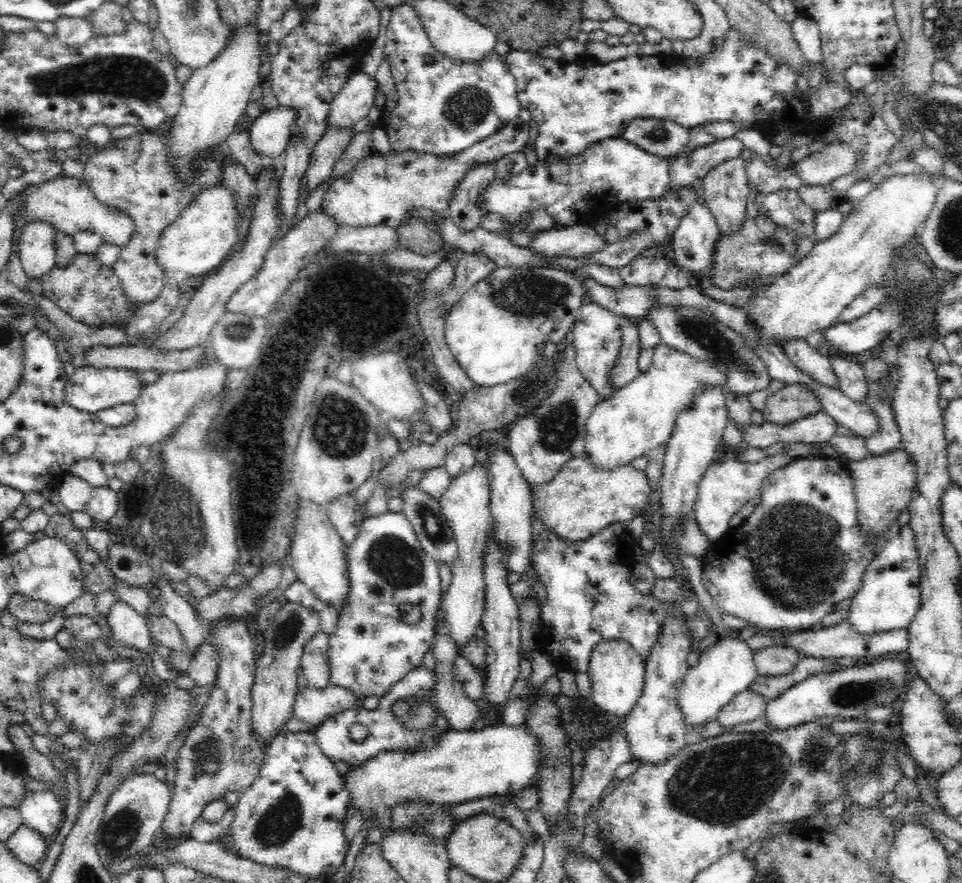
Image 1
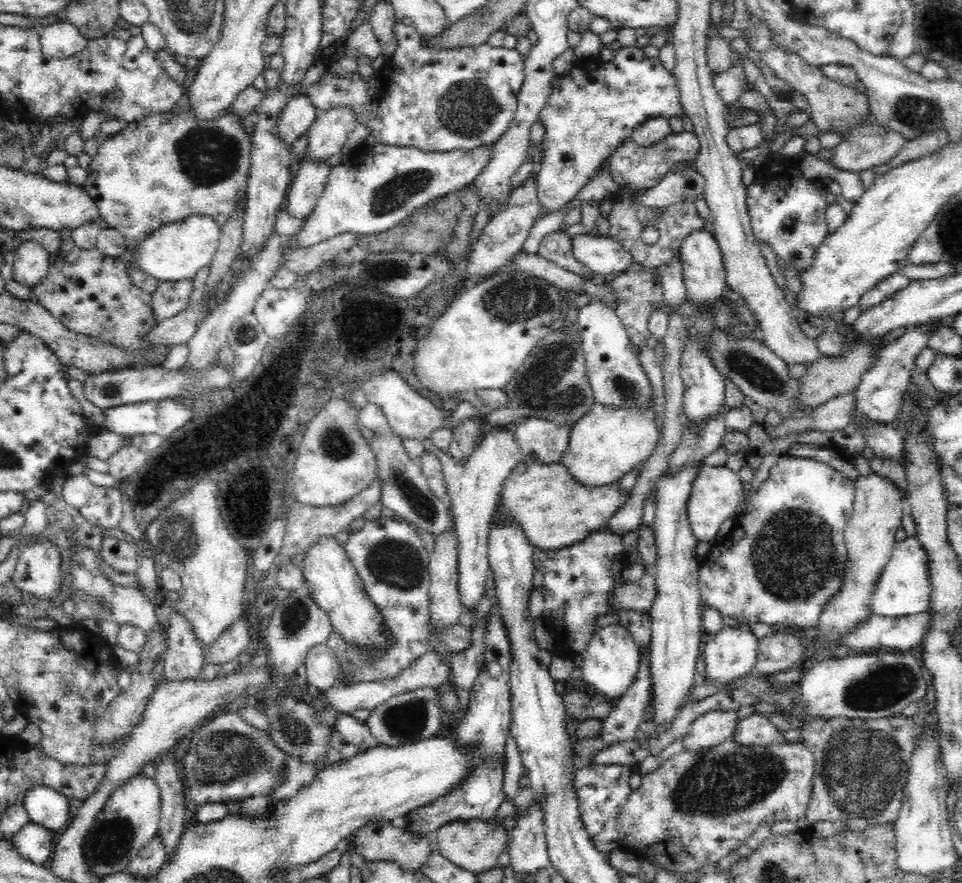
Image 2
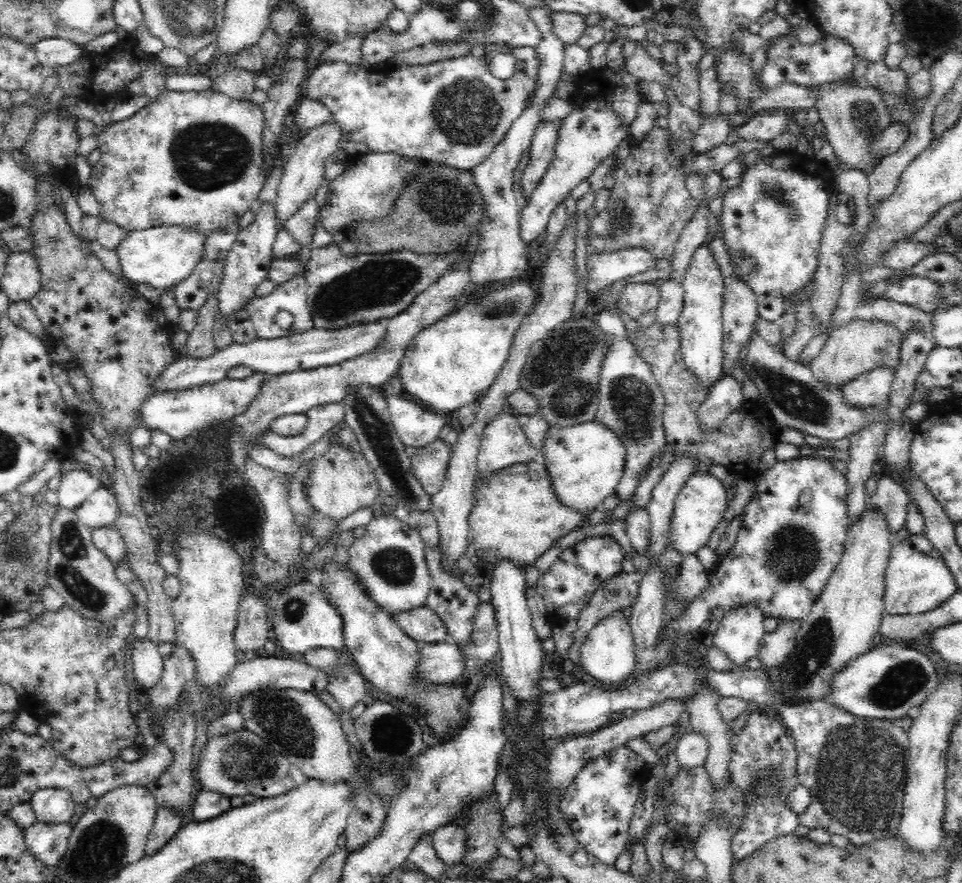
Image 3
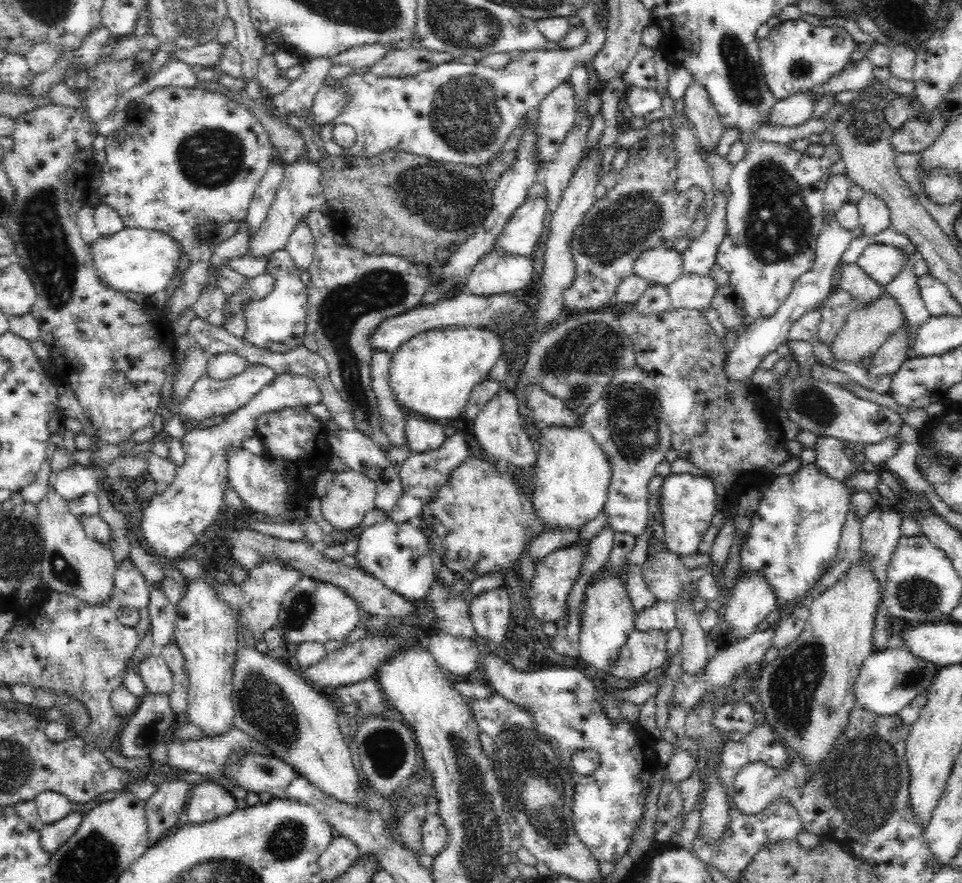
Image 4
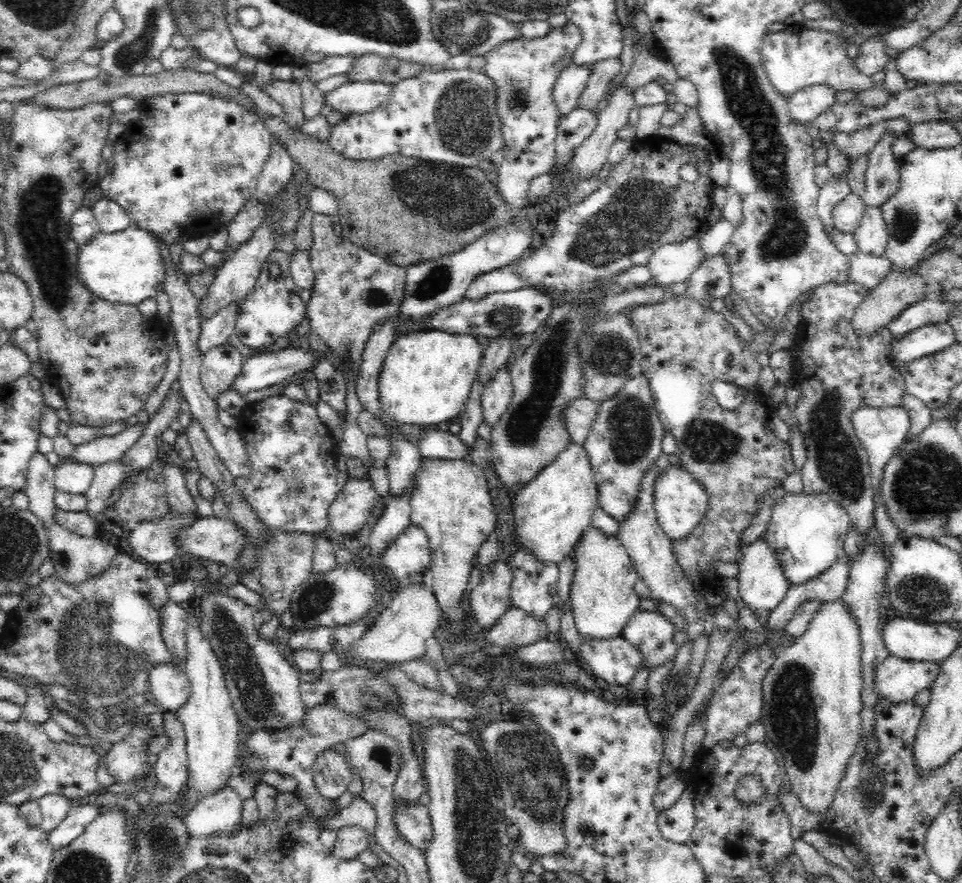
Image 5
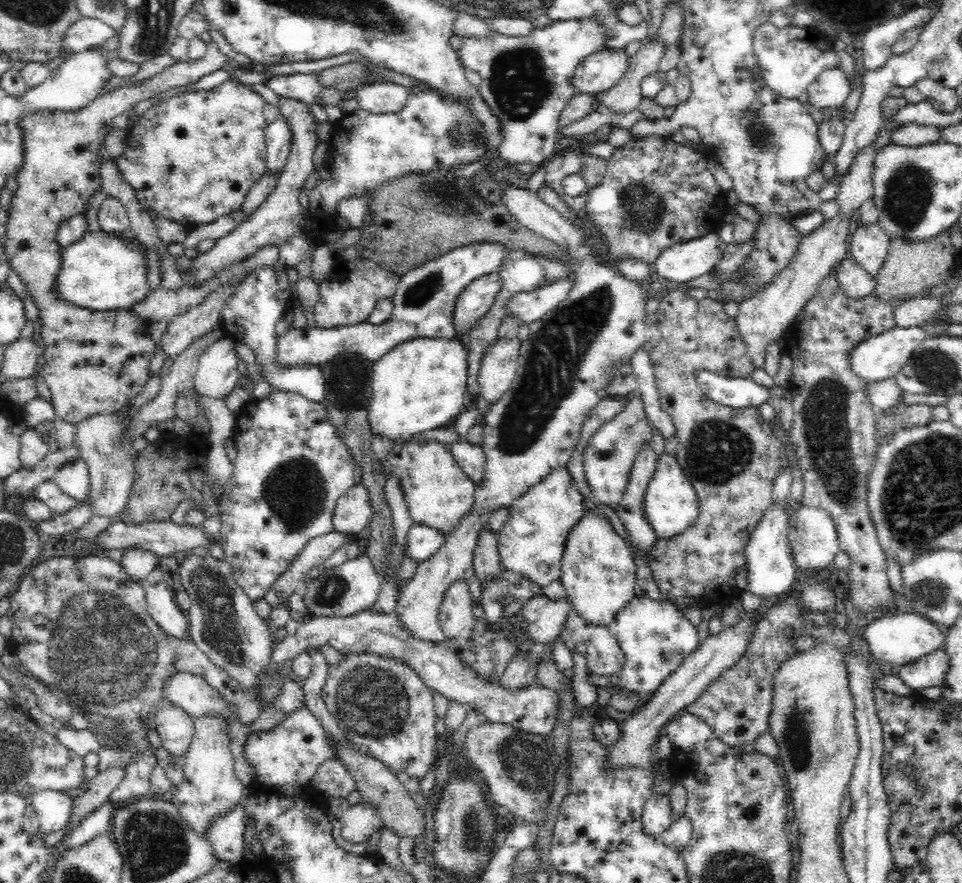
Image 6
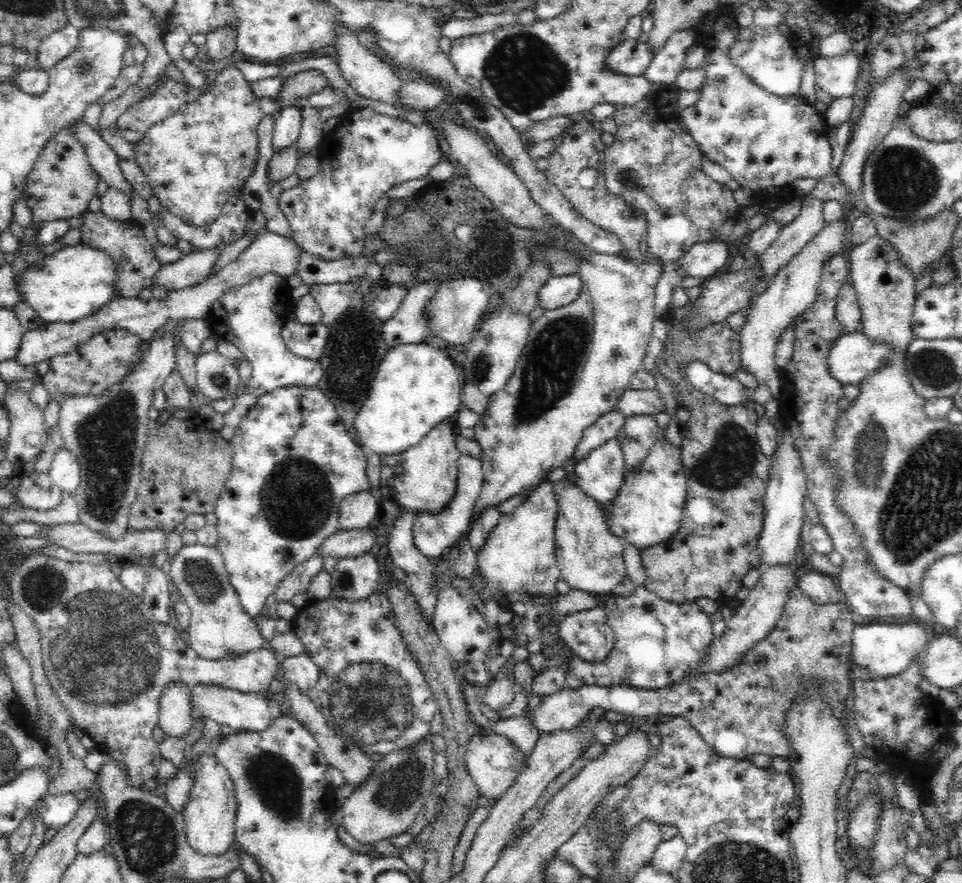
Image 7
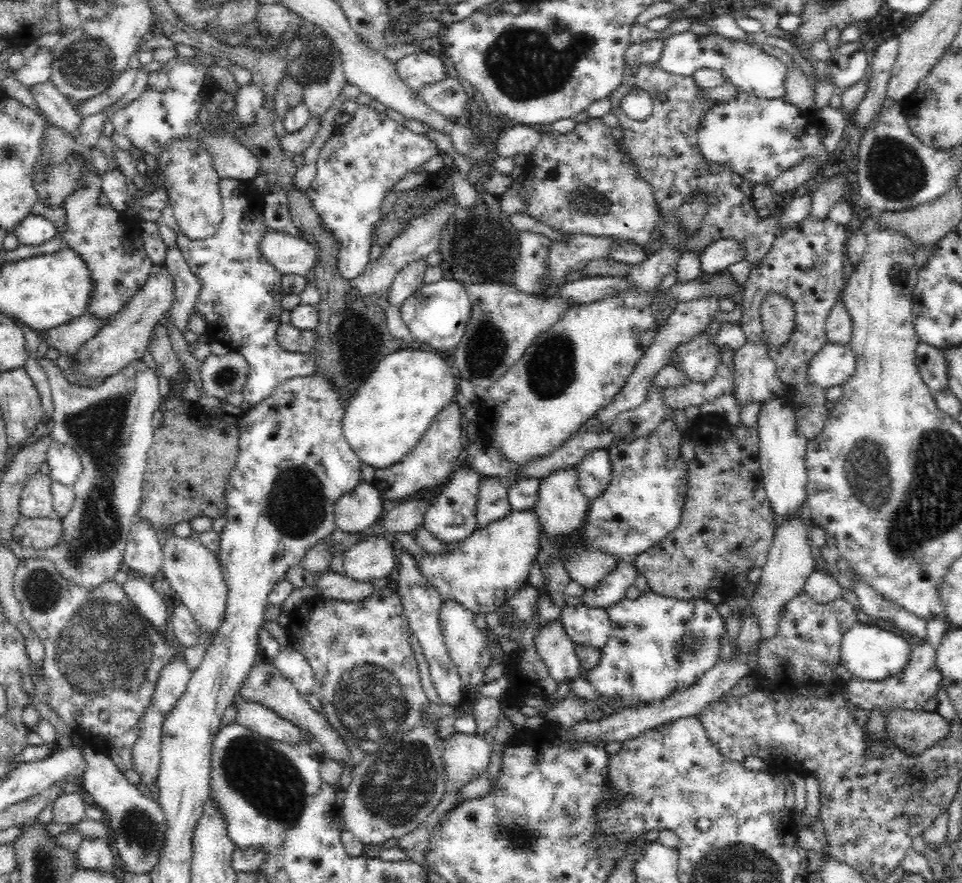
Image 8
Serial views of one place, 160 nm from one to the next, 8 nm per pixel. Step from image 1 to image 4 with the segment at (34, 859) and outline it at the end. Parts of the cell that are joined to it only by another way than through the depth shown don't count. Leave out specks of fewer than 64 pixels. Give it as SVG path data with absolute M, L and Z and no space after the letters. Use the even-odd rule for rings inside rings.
M72 812L66 818L53 822L52 824L38 824L36 831L39 836L39 843L42 850L48 854L52 854L60 850L64 844L79 827L79 822L83 815L78 812Z

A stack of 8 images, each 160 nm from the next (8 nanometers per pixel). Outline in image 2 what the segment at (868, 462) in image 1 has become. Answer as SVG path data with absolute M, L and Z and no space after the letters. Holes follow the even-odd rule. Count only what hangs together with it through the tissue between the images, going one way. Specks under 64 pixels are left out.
M880 473L859 474L854 485L854 508L844 530L844 542L848 560L844 570L844 584L838 594L828 602L818 620L819 635L814 638L837 642L842 631L850 630L858 621L870 616L867 598L877 581L879 572L888 562L894 546L896 530L900 528L904 516L908 512L904 491L890 479Z

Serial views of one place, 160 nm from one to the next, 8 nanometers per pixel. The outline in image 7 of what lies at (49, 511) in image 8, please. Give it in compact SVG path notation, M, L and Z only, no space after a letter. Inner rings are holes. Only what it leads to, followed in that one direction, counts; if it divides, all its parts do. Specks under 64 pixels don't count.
M32 468L22 472L16 495L25 508L54 510L62 502L63 492L50 480L49 473L38 473Z

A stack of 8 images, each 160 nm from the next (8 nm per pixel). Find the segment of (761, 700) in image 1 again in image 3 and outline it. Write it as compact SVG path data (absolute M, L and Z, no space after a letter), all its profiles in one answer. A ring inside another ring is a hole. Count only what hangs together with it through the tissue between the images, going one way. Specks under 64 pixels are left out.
M684 732L675 749L677 761L682 767L702 766L710 751L709 737L705 732Z

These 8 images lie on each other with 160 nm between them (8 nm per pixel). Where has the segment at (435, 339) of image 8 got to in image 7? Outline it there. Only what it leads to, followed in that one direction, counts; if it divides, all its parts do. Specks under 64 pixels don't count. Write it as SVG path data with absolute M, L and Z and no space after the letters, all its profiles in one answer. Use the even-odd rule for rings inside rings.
M460 276L452 282L442 284L436 298L428 304L429 326L434 335L446 340L448 344L466 346L478 330L482 314L485 314L493 292L490 282L474 277Z

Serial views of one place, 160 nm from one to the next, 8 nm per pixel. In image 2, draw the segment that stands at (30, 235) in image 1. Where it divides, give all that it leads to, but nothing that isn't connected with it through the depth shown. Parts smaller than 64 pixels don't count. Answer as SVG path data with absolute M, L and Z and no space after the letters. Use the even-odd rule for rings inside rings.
M23 240L15 251L12 279L34 287L48 274L50 266L51 256L42 244Z

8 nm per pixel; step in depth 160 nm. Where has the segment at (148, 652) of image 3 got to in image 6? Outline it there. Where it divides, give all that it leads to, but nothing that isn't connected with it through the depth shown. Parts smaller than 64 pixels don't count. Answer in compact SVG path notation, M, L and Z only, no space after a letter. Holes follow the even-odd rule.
M176 672L164 678L164 701L184 710L185 714L194 718L204 716L208 712L217 712L227 718L228 705L220 699L220 695L200 677L188 672Z

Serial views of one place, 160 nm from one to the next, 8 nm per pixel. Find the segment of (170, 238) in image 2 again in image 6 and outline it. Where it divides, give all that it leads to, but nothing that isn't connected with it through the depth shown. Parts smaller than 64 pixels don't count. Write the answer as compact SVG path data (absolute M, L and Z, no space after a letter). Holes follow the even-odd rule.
M102 230L86 232L76 243L62 250L62 265L56 291L64 299L92 310L128 310L142 302L153 289L148 282L149 260L145 247L134 239Z

